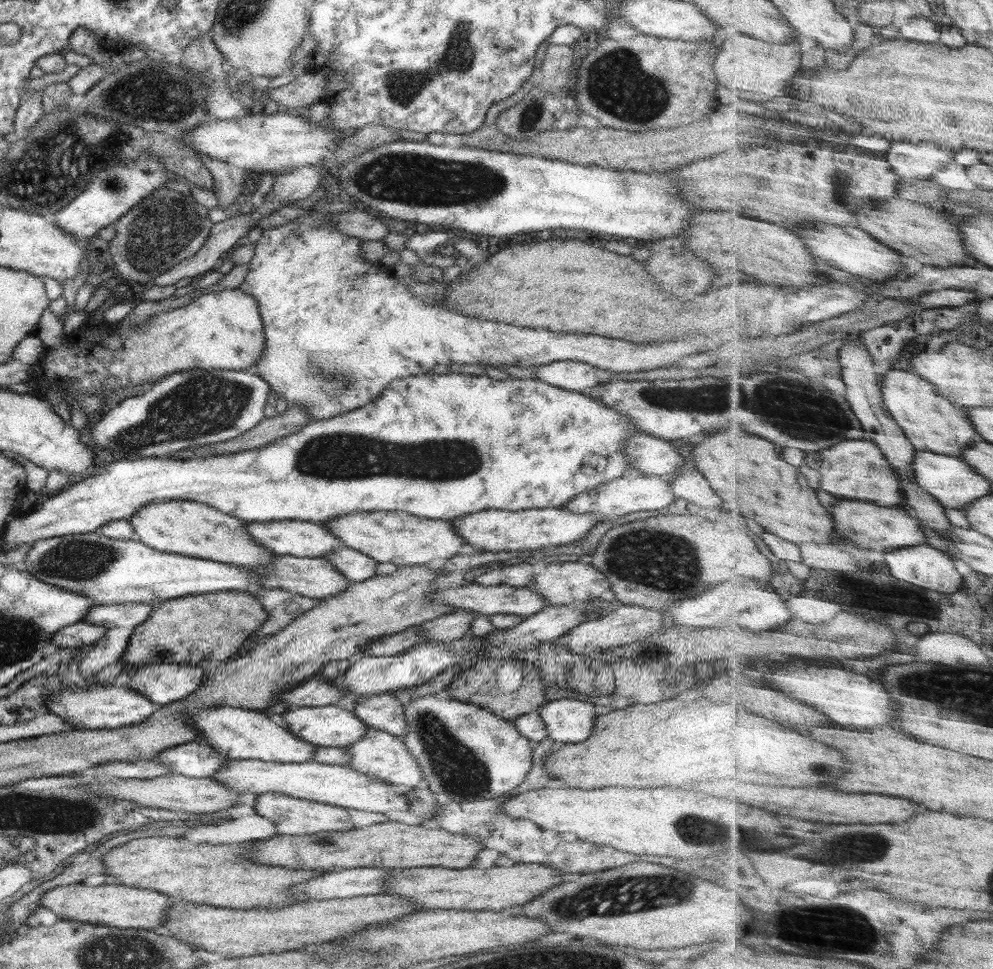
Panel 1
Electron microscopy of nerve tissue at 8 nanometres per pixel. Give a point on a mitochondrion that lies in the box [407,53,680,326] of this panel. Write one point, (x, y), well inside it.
(530, 116)

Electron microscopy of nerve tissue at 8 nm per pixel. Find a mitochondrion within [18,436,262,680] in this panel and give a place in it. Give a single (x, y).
(76, 559)

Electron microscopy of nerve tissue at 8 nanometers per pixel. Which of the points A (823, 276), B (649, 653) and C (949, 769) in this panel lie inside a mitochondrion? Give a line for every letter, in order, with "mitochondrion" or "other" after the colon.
A: other
B: other
C: other

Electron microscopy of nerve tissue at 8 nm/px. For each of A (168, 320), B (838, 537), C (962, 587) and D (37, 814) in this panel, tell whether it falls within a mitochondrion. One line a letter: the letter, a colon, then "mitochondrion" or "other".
A: other
B: other
C: other
D: mitochondrion

